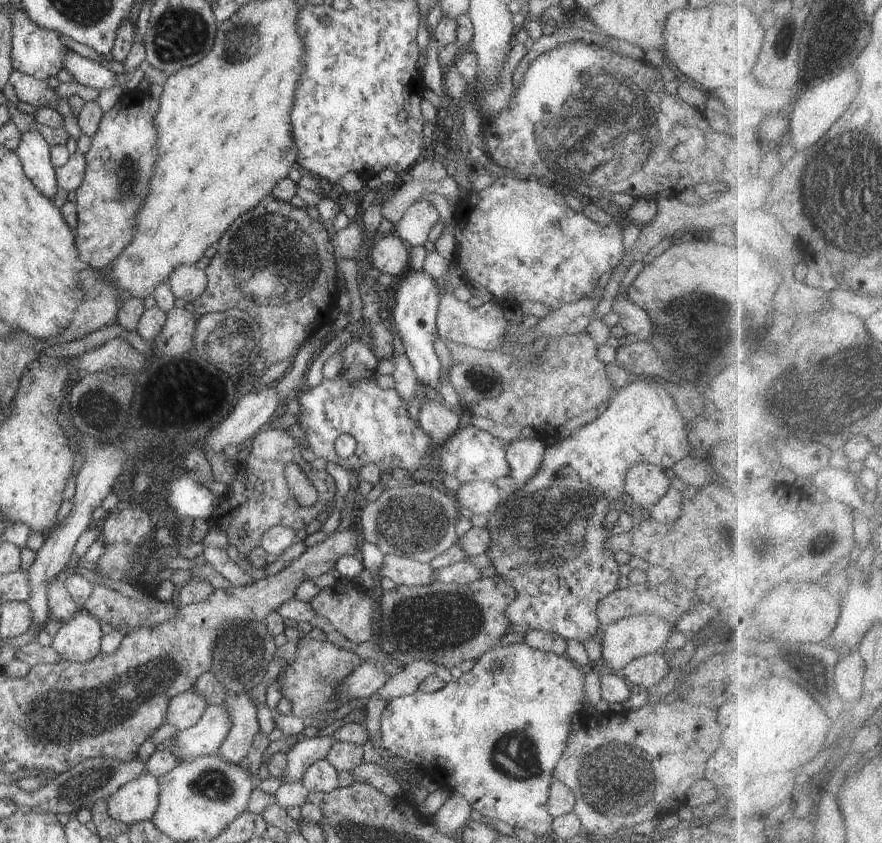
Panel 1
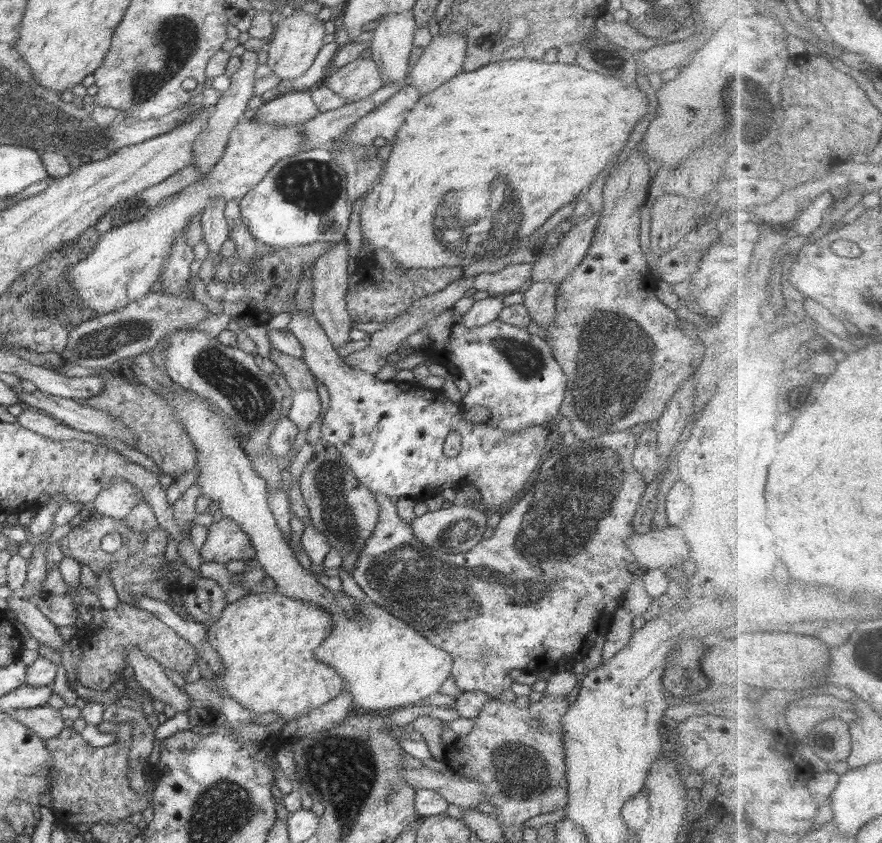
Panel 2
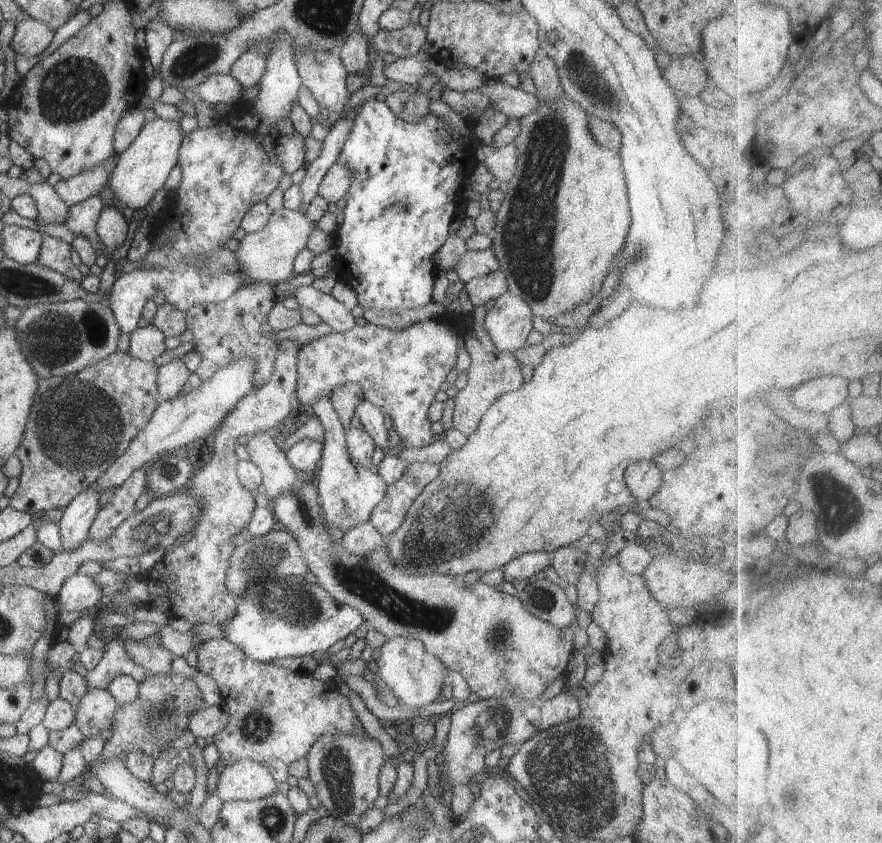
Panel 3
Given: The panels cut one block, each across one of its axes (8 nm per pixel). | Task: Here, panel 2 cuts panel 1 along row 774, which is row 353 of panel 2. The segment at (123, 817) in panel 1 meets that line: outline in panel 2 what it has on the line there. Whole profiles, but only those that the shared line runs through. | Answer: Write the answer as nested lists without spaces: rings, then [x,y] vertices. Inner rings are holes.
[[[150,351],[133,358],[132,374],[136,376],[139,384],[147,386],[150,390],[158,393],[159,388],[169,388],[171,397],[164,398],[173,406],[175,417],[182,422],[184,429],[190,436],[197,450],[197,478],[196,485],[200,487],[202,496],[210,496],[211,500],[218,502],[224,517],[231,518],[249,536],[251,545],[255,548],[254,558],[261,564],[264,572],[276,583],[276,592],[286,595],[288,598],[315,604],[323,608],[332,616],[331,633],[324,642],[314,651],[314,658],[331,665],[331,667],[345,680],[343,690],[351,695],[355,710],[370,713],[386,713],[403,707],[416,705],[427,696],[438,693],[442,682],[451,674],[453,658],[445,650],[434,646],[427,638],[424,638],[411,624],[401,618],[390,614],[383,606],[376,604],[372,599],[358,600],[352,598],[344,591],[333,591],[324,587],[304,566],[300,564],[285,535],[276,525],[276,518],[268,505],[266,480],[252,466],[250,457],[244,452],[238,443],[237,435],[224,428],[224,421],[201,399],[196,393],[187,391],[178,383],[170,380],[162,370],[158,370],[150,358]]]

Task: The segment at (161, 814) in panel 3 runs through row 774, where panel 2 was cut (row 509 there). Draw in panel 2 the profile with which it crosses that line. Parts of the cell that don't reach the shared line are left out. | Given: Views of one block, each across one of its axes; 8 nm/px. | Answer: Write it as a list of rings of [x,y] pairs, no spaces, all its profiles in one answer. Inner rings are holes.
[[[119,478],[101,490],[88,507],[92,512],[100,513],[104,517],[122,521],[141,500],[142,493],[123,478]]]

